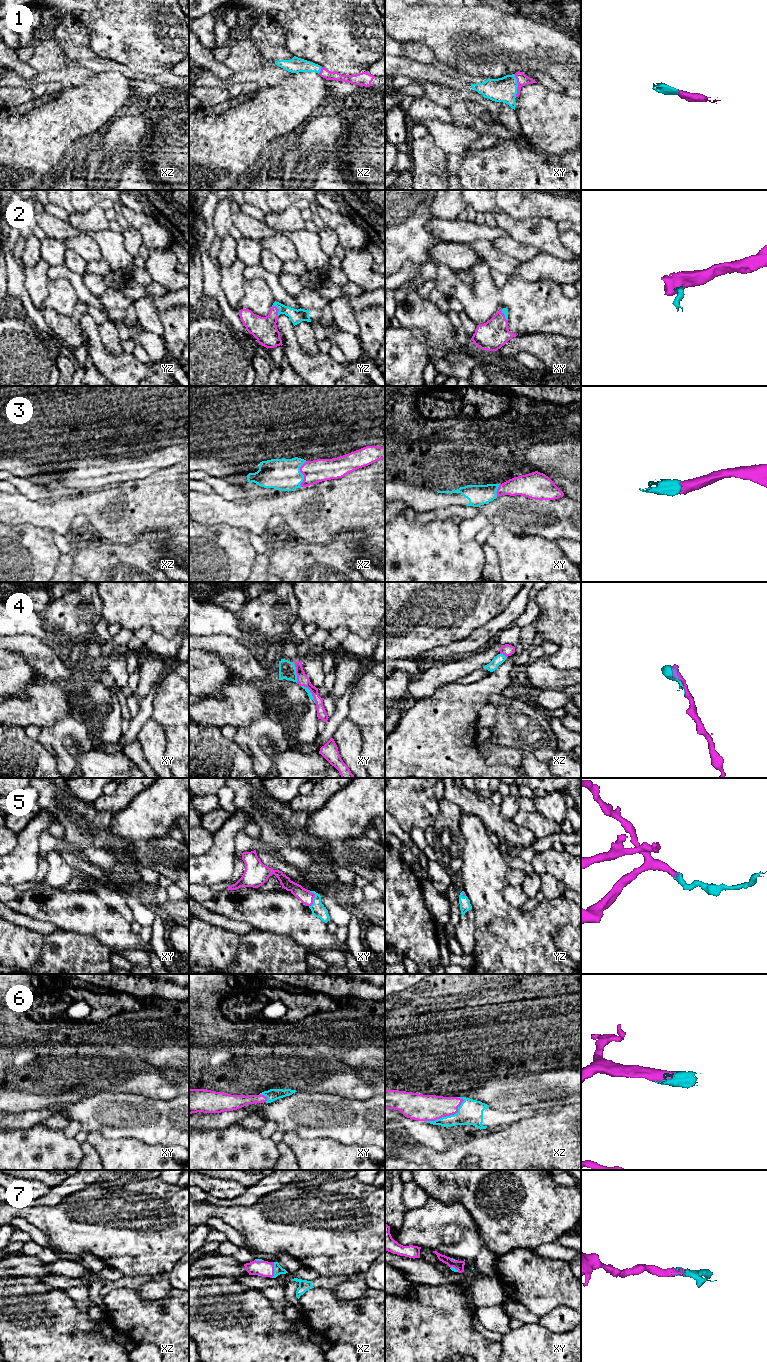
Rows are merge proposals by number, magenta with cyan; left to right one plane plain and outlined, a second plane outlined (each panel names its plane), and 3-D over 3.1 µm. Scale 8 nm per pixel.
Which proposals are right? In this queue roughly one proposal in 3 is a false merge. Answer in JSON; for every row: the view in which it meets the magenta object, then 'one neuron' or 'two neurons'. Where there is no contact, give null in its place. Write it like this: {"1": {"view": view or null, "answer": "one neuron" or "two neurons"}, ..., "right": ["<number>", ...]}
{"1": {"view": "xy", "answer": "one neuron"}, "2": {"view": "yz", "answer": "one neuron"}, "3": {"view": "xz", "answer": "one neuron"}, "4": {"view": "xy", "answer": "two neurons"}, "5": {"view": "xy", "answer": "one neuron"}, "6": {"view": "xz", "answer": "one neuron"}, "7": {"view": "xz", "answer": "one neuron"}, "right": ["1", "2", "3", "5", "6", "7"]}

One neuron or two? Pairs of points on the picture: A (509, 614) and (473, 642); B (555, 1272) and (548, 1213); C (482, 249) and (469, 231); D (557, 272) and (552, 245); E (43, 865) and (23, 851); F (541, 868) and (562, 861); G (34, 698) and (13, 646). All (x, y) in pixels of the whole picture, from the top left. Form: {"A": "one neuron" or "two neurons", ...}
{"A": "one neuron", "B": "two neurons", "C": "two neurons", "D": "two neurons", "E": "two neurons", "F": "one neuron", "G": "two neurons"}

